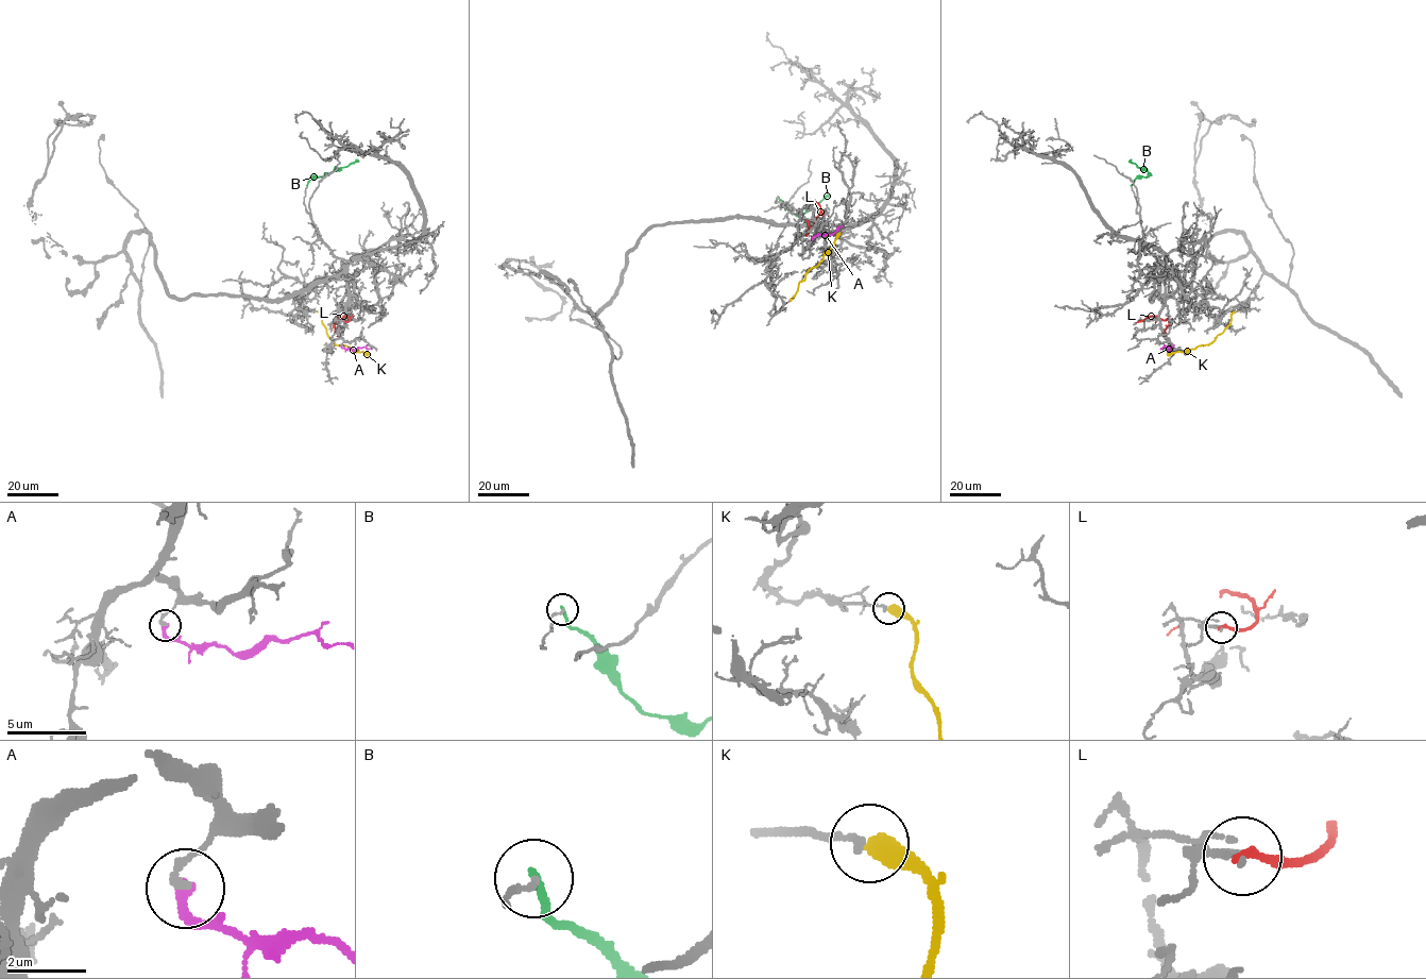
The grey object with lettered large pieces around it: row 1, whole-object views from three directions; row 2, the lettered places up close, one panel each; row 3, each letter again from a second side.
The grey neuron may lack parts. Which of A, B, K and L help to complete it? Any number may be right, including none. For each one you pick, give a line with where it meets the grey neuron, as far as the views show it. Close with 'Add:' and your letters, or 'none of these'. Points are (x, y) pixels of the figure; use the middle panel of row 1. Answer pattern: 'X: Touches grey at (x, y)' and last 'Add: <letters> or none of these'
Add: none of these

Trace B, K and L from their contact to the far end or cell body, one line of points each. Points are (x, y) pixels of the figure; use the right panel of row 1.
B: (1131, 185), (1136, 178), (1150, 174), (1131, 161)
K: (1235, 311), (1231, 323), (1209, 343), (1167, 353)
L: (1136, 321), (1156, 316), (1167, 320), (1164, 336)

